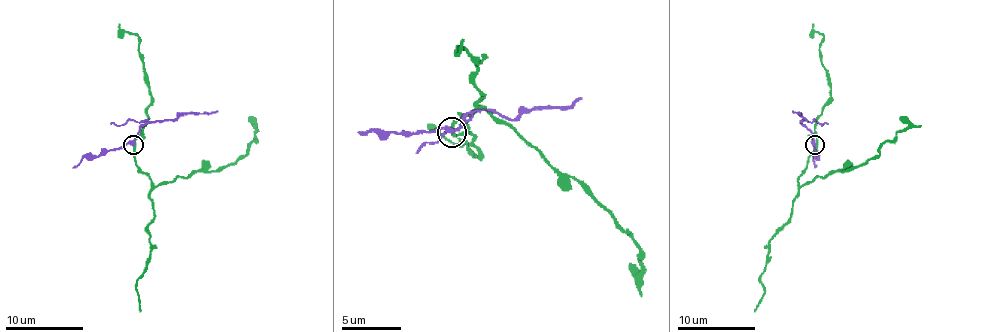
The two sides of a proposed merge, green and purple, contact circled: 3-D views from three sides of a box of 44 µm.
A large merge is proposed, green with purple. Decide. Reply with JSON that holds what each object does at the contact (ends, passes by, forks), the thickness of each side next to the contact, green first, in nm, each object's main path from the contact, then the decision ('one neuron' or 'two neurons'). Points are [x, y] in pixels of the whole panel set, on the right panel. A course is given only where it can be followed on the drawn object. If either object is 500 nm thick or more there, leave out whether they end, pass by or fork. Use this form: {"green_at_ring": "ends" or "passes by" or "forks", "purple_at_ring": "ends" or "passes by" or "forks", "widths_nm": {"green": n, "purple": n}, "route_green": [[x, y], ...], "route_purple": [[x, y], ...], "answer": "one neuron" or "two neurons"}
{"green_at_ring": "passes by", "purple_at_ring": "passes by", "widths_nm": {"green": 200, "purple": 280}, "route_green": [[814, 145], [798, 178], [802, 185], [818, 176], [852, 170], [874, 158], [885, 141], [909, 125], [899, 118]], "route_purple": [[814, 145], [812, 133], [800, 122], [806, 120], [793, 110]], "answer": "two neurons"}

